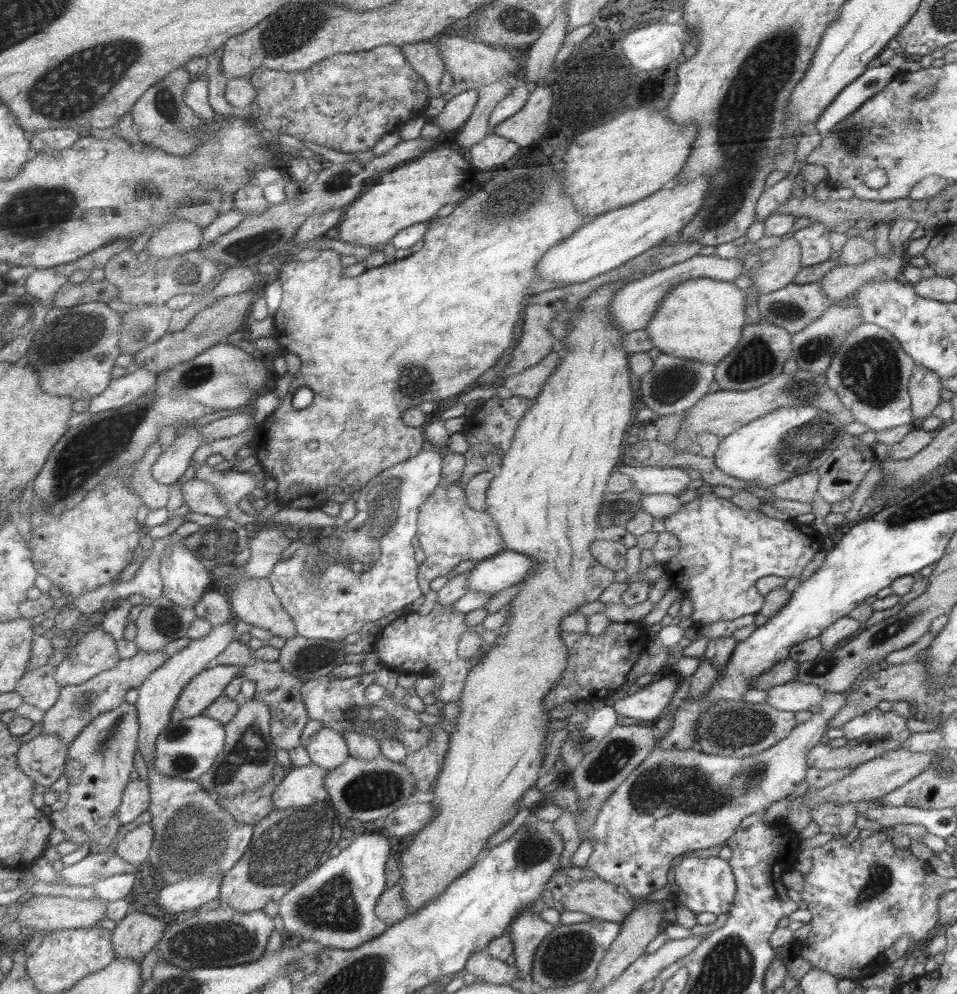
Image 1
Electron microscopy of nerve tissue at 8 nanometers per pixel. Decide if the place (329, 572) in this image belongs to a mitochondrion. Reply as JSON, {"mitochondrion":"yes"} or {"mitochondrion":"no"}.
{"mitochondrion":"yes"}

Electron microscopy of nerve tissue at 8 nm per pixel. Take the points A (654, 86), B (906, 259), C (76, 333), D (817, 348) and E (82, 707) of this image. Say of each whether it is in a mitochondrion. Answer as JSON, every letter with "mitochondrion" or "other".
{"A":"other","B":"other","C":"mitochondrion","D":"mitochondrion","E":"mitochondrion"}

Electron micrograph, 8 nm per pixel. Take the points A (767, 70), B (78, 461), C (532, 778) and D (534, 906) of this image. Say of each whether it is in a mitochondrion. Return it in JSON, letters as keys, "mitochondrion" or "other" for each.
{"A":"mitochondrion","B":"mitochondrion","C":"other","D":"other"}

